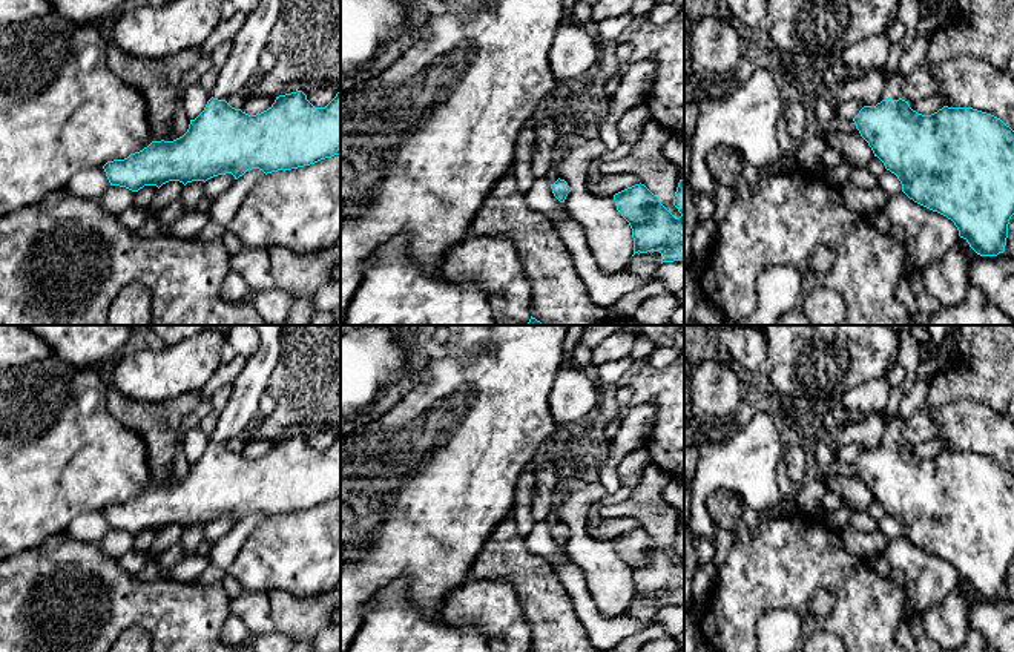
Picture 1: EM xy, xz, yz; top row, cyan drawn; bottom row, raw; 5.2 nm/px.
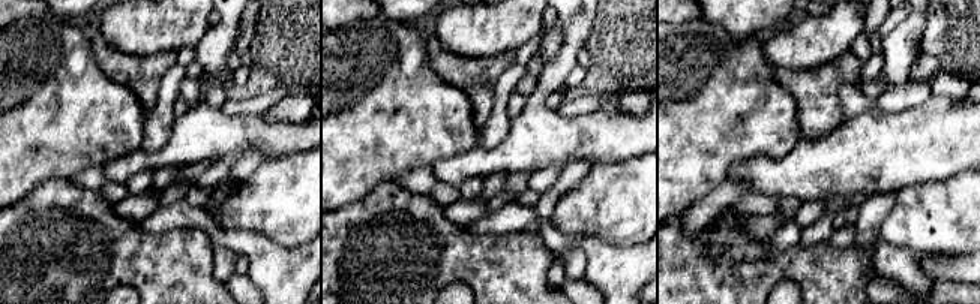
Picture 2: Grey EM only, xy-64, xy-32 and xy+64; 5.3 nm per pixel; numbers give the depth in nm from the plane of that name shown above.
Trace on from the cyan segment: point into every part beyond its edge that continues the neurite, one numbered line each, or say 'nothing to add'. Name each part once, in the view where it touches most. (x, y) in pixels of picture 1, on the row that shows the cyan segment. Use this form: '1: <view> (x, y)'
1: yz (893, 80)

